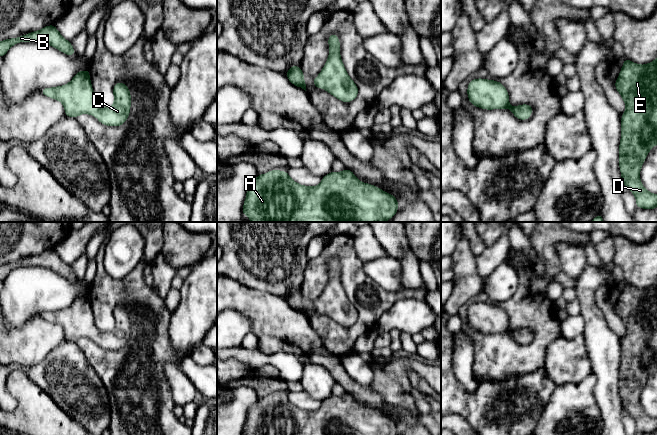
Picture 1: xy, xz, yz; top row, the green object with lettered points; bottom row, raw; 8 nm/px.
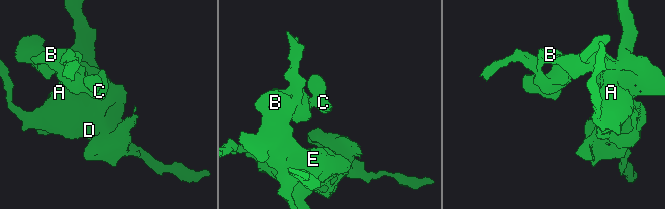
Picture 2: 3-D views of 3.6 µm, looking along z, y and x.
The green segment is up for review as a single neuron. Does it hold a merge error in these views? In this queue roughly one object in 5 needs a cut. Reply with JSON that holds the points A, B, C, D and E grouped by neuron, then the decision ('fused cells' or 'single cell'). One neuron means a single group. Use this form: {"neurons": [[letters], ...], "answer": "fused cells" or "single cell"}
{"neurons": [["A", "B", "C", "D", "E"]], "answer": "single cell"}

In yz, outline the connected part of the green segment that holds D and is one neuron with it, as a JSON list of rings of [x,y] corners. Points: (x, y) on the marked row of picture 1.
[[[624,58],[614,85],[625,102],[619,144],[622,182],[635,196],[637,208],[654,210],[657,194],[642,185],[639,174],[649,151],[657,145],[657,58],[645,65]]]

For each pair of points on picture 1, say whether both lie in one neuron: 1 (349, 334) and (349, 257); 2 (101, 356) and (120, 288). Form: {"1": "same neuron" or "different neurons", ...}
{"1": "same neuron", "2": "same neuron"}

